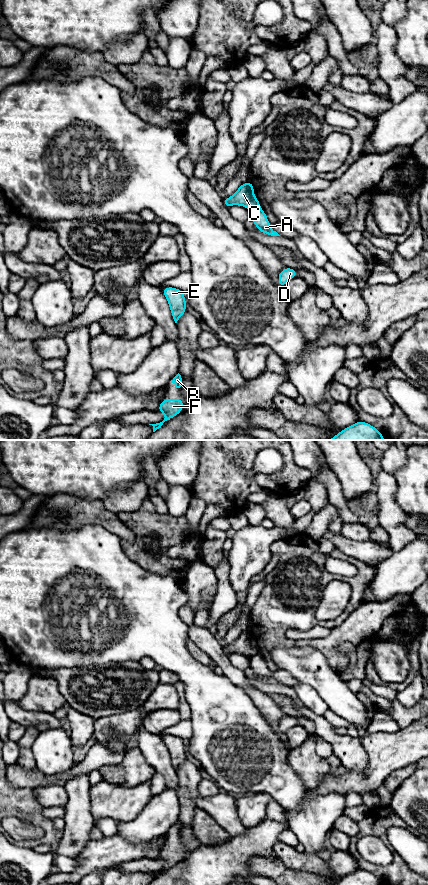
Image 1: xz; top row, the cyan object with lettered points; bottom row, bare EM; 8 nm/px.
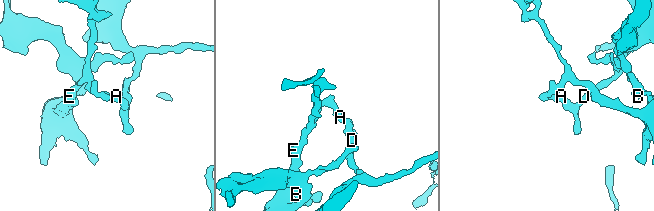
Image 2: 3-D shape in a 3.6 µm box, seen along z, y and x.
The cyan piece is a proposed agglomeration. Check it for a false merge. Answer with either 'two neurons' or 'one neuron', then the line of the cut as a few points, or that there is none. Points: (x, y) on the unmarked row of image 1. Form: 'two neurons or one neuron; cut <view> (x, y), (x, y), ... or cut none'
two neurons; cut xz (258, 653), (250, 658)

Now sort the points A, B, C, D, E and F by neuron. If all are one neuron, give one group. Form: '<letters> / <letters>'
A D / B C E F

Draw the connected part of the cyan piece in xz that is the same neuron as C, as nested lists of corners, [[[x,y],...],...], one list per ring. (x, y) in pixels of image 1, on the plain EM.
[[[244,630],[231,645],[223,647],[224,654],[229,656],[232,653],[239,653],[250,658],[259,654],[260,650],[253,642],[253,638],[252,630]]]

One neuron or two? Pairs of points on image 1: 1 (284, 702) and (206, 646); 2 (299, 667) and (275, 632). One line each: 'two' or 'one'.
1: two
2: two

